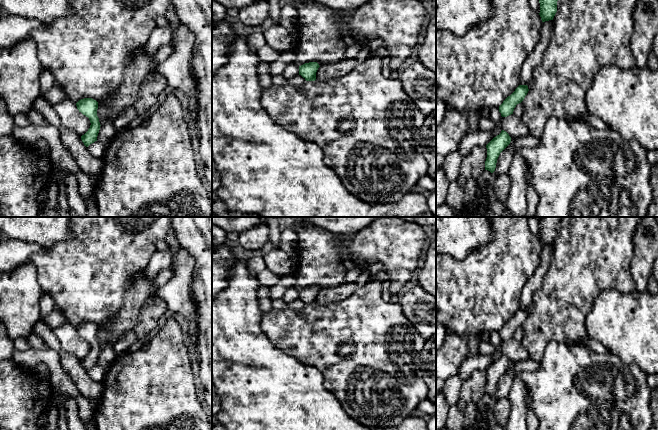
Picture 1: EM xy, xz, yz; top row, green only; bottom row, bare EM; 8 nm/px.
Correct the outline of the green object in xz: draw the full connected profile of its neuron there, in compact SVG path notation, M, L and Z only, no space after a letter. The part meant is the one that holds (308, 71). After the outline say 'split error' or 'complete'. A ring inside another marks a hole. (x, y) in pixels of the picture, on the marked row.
M309 62L299 66L299 75L301 75L306 81L315 81L316 72L319 68L317 62Z; complete

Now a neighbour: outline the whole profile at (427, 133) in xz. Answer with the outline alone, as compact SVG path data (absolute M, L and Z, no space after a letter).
M436 110L426 115L419 136L420 151L428 163L427 175L436 180Z

